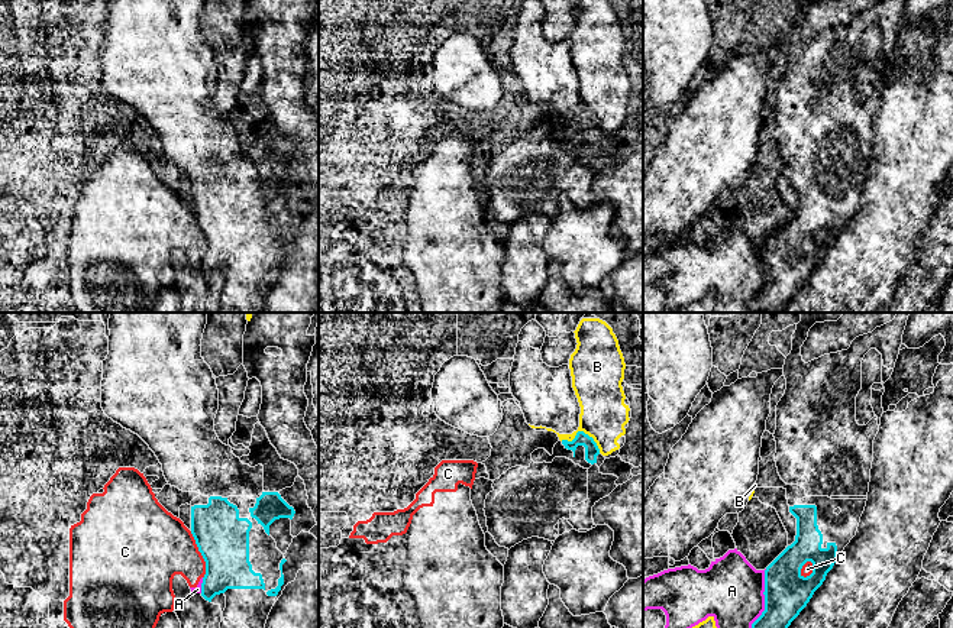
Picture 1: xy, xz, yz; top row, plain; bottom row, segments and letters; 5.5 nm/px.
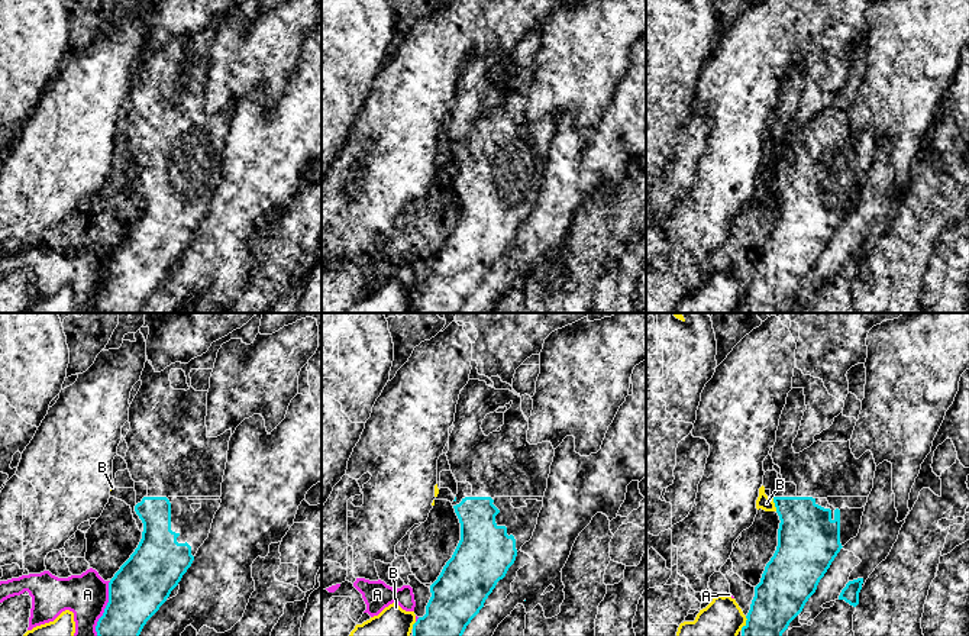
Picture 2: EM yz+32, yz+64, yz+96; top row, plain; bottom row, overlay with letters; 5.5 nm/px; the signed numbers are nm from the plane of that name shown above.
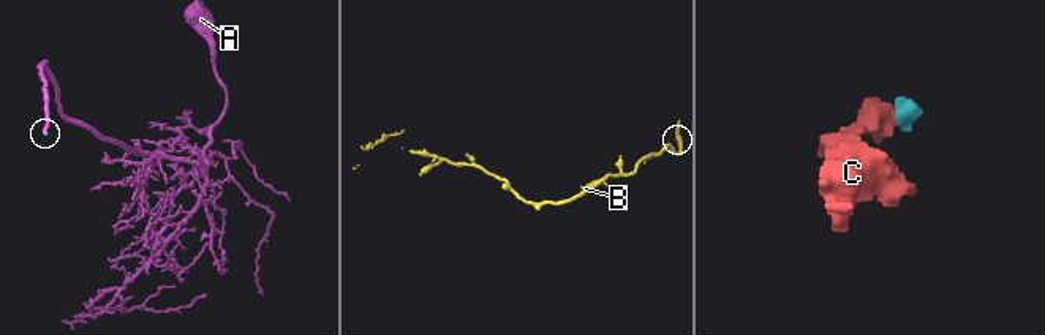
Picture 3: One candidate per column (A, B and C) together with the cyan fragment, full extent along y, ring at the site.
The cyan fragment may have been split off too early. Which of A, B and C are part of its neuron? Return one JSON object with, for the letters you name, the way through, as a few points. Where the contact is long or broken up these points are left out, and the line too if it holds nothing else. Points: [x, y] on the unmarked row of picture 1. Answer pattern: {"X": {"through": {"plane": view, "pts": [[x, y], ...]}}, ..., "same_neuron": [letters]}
{"same_neuron": []}

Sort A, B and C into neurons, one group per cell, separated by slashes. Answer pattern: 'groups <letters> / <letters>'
groups A C / B

